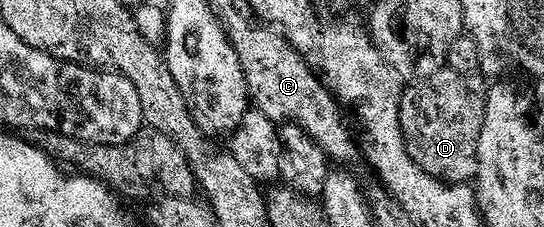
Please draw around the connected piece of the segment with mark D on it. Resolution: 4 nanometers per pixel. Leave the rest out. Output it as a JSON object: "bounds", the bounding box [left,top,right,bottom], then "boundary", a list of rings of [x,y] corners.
{"bounds":[399,68,487,184],"boundary":[[[440,68],[435,74],[423,76],[412,81],[404,89],[399,102],[399,126],[403,130],[403,142],[407,154],[424,172],[447,184],[463,184],[472,181],[477,175],[477,147],[479,130],[483,130],[483,118],[487,106],[487,94],[483,94],[487,82],[479,82],[479,74],[474,80],[465,80],[465,74],[457,78],[459,70]]]}

